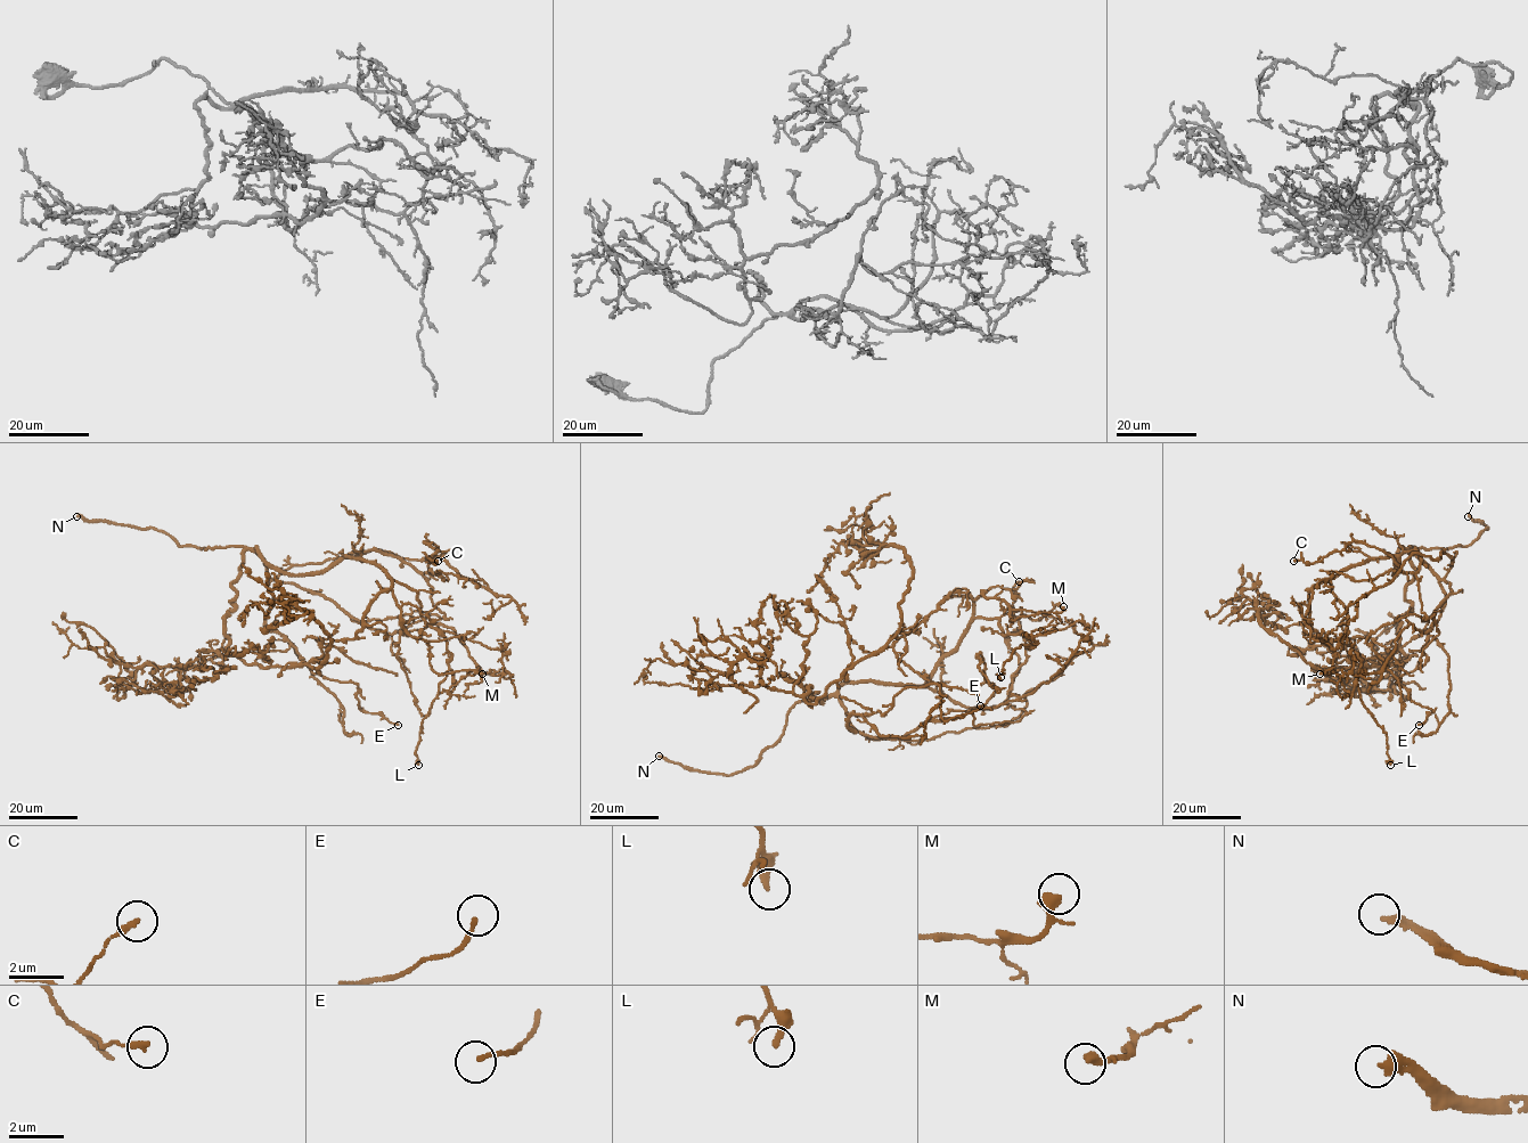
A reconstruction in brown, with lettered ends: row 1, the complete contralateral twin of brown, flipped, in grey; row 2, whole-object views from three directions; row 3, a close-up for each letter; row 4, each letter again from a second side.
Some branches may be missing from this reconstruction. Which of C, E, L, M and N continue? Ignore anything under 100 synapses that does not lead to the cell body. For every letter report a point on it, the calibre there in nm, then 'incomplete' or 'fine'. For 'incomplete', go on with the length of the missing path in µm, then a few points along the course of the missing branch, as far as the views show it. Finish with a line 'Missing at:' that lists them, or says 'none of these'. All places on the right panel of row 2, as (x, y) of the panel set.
C: place (1293, 561); calibre 240 nm; fine
E: place (1419, 725); calibre 160 nm; fine
L: place (1390, 765); calibre 260 nm; fine
M: place (1320, 674); calibre 280 nm; fine
N: place (1468, 516); calibre 360 nm; incomplete; missing 10 µm
Missing at: N

